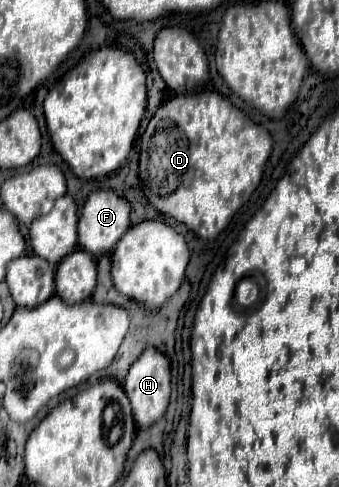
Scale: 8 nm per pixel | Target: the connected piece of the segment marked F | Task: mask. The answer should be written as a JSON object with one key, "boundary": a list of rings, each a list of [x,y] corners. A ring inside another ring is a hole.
{"boundary":[[[99,189],[89,193],[83,209],[81,209],[81,217],[79,217],[79,247],[85,249],[91,255],[99,255],[99,253],[107,253],[115,247],[115,243],[119,241],[119,237],[129,229],[129,211],[131,205],[125,197],[119,197],[113,189]]]}

